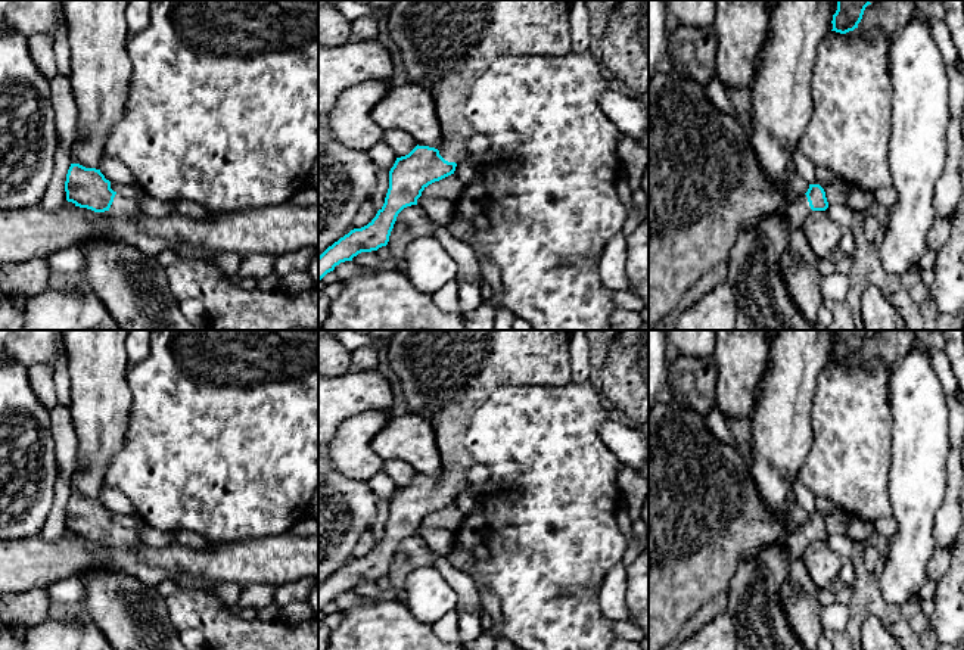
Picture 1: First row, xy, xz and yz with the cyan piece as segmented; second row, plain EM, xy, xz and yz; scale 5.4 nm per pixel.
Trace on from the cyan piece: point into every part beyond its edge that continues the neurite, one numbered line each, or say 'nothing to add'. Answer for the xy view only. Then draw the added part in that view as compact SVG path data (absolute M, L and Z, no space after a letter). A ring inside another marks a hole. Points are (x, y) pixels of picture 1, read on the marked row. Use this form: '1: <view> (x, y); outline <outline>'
1: xy (123, 205); outline M116 193L111 208L106 211L115 217L144 217L139 208L140 200L125 193Z

